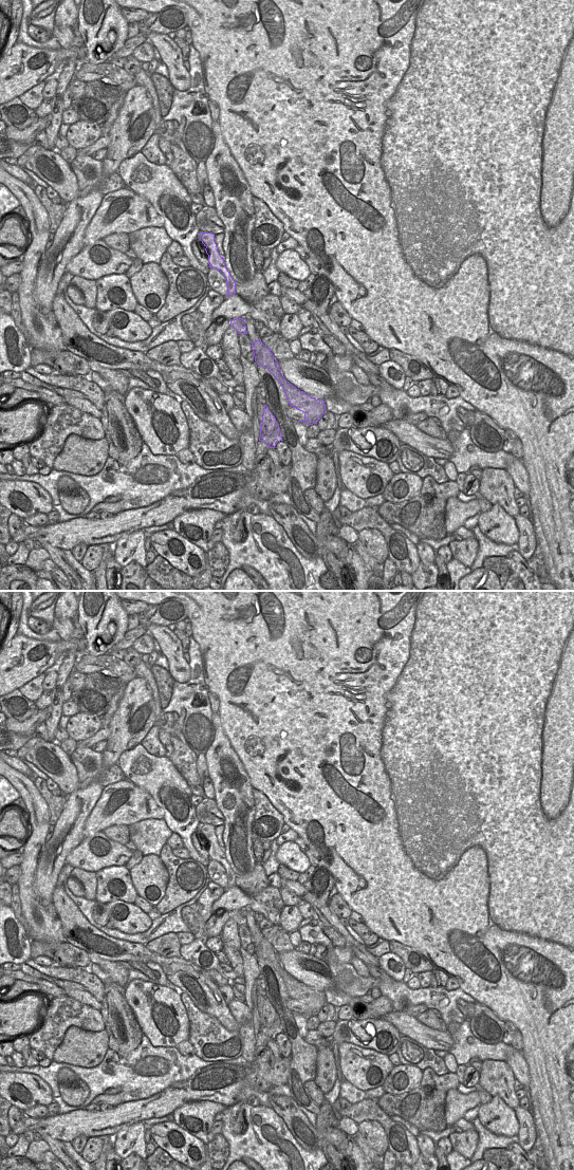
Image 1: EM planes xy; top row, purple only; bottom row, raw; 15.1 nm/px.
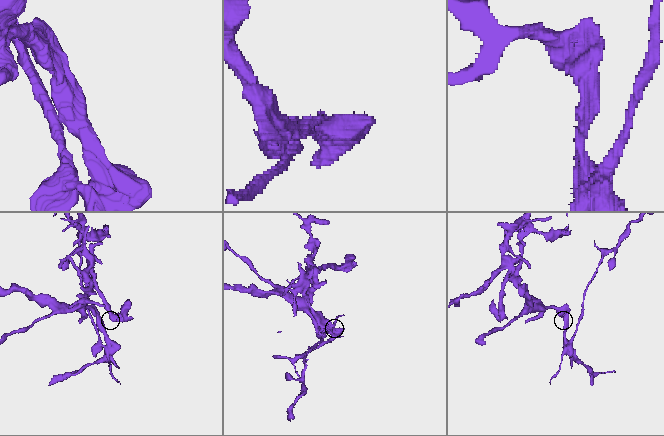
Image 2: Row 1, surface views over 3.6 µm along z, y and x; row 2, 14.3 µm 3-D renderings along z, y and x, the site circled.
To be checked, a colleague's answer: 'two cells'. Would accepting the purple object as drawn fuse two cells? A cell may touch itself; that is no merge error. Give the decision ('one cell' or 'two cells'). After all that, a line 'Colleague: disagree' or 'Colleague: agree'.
two cells
Colleague: agree

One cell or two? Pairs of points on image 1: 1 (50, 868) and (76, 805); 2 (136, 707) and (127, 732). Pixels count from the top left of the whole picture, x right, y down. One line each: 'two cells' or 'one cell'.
1: one cell
2: one cell

